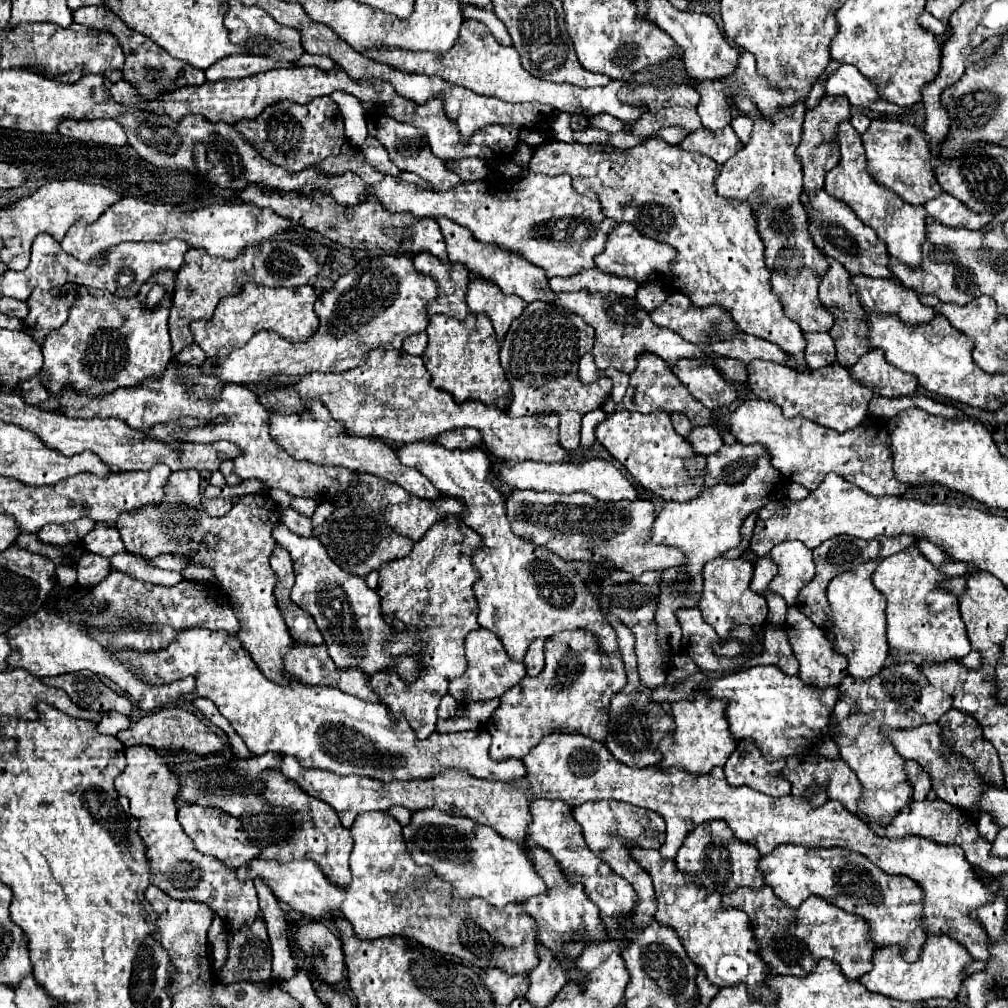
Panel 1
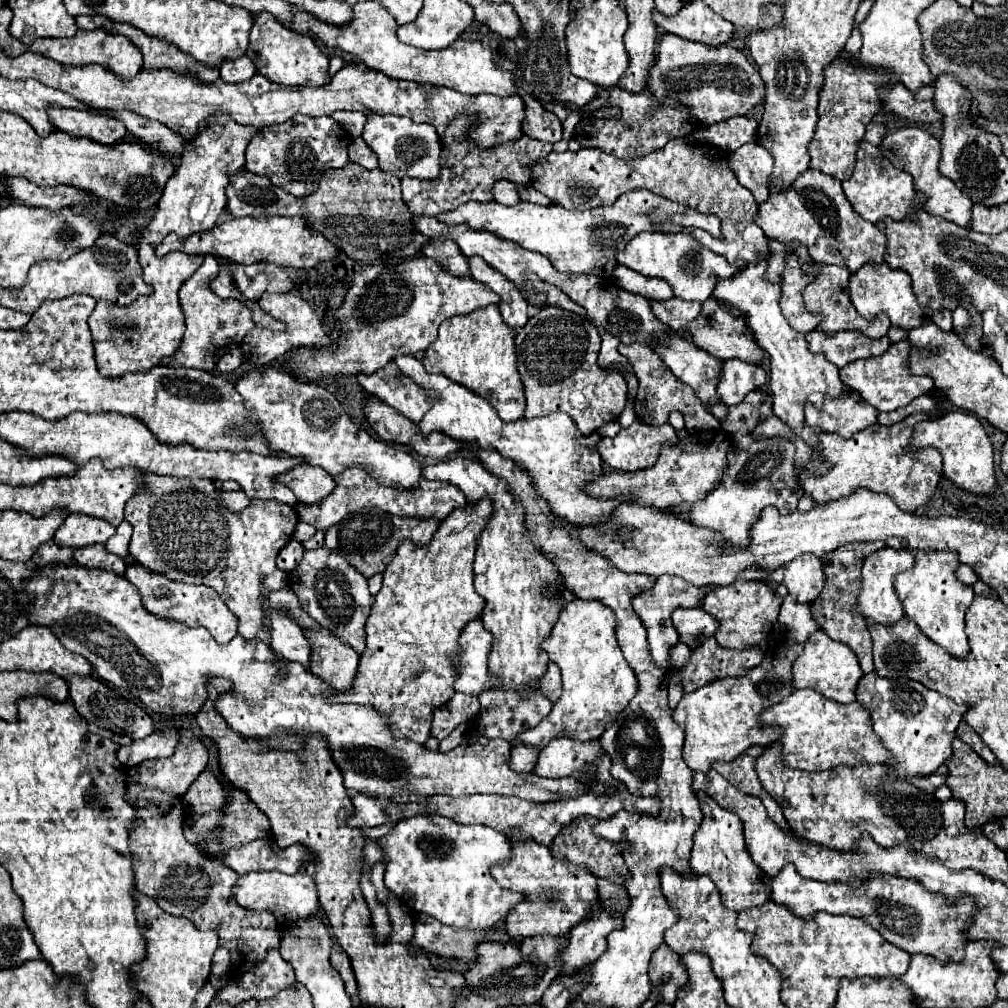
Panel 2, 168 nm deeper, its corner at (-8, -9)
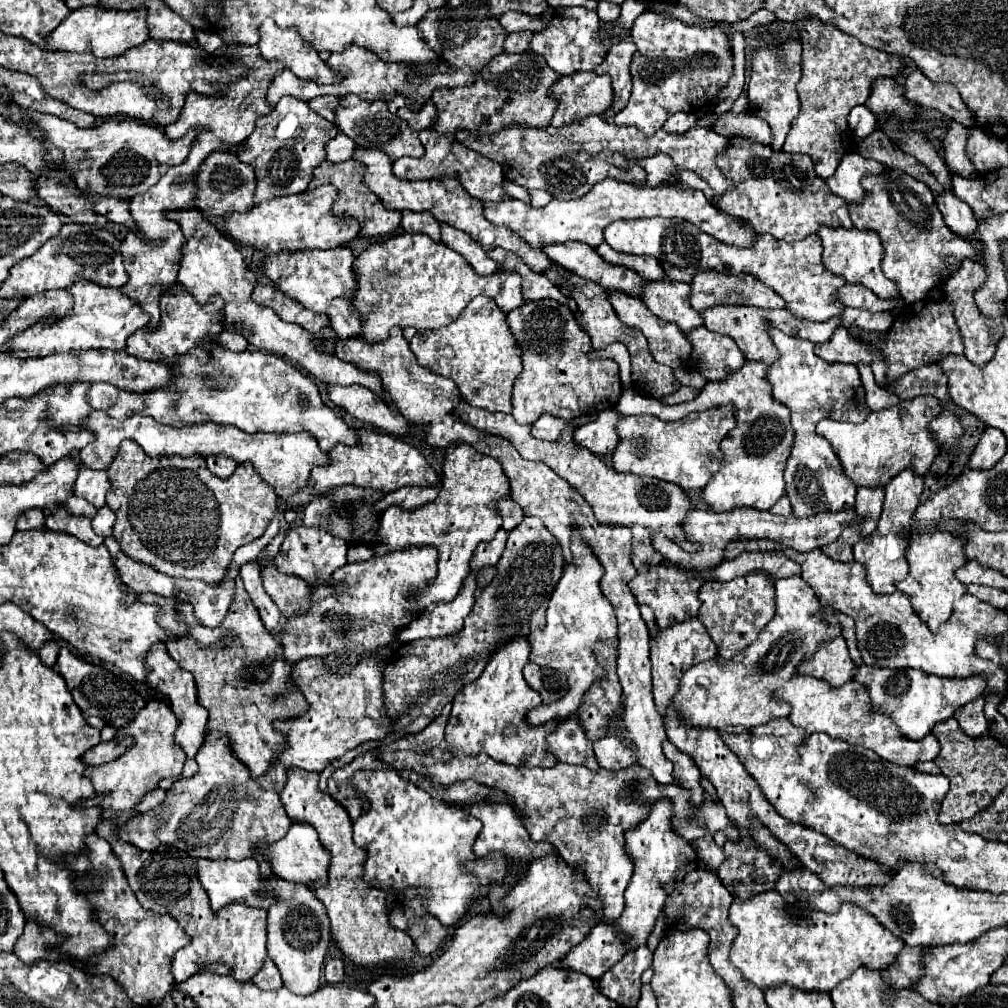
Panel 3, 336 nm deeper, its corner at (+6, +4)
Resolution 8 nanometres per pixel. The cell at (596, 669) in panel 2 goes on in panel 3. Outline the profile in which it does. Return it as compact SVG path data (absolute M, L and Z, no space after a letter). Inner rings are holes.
M573 536L571 542L573 562L565 566L561 580L557 582L547 608L547 624L545 628L537 628L529 634L531 644L531 660L539 666L547 666L567 680L567 692L561 700L551 704L541 704L527 714L527 722L531 726L543 726L551 720L565 720L573 716L583 700L583 694L589 690L597 678L605 678L605 668L597 662L595 644L611 642L617 646L617 618L613 614L611 602L603 596L599 588L601 580L601 564L597 562L591 548L581 540L581 536Z

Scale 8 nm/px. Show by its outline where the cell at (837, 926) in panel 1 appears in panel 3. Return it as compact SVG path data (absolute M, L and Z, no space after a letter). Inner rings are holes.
M775 890L755 894L747 900L735 896L729 922L739 930L731 946L731 962L761 990L793 986L805 992L831 992L861 964L885 970L905 946L875 922L869 912L851 902L843 902L835 914L795 910Z

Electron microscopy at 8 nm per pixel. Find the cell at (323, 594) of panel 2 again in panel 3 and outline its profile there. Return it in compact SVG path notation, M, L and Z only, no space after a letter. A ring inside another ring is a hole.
M297 526L297 528L289 530L289 534L283 540L281 550L273 562L279 572L303 578L311 588L321 586L321 584L327 586L327 584L331 584L333 572L347 564L347 542L343 538L337 538L337 536L317 530L317 528Z

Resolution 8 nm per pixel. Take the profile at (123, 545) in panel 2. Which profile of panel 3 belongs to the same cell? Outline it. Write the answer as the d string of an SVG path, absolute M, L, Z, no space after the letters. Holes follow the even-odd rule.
M103 506L103 508L97 512L97 518L91 520L91 524L93 524L95 534L111 536L111 528L113 528L113 524L115 524L115 512L109 510L107 506Z

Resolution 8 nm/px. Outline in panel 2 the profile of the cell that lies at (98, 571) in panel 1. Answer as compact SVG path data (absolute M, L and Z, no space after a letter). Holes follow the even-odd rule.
M93 543L87 547L75 549L73 559L75 559L75 563L91 567L91 569L105 569L105 571L113 571L117 575L125 575L123 559L117 555L111 555L103 543Z

